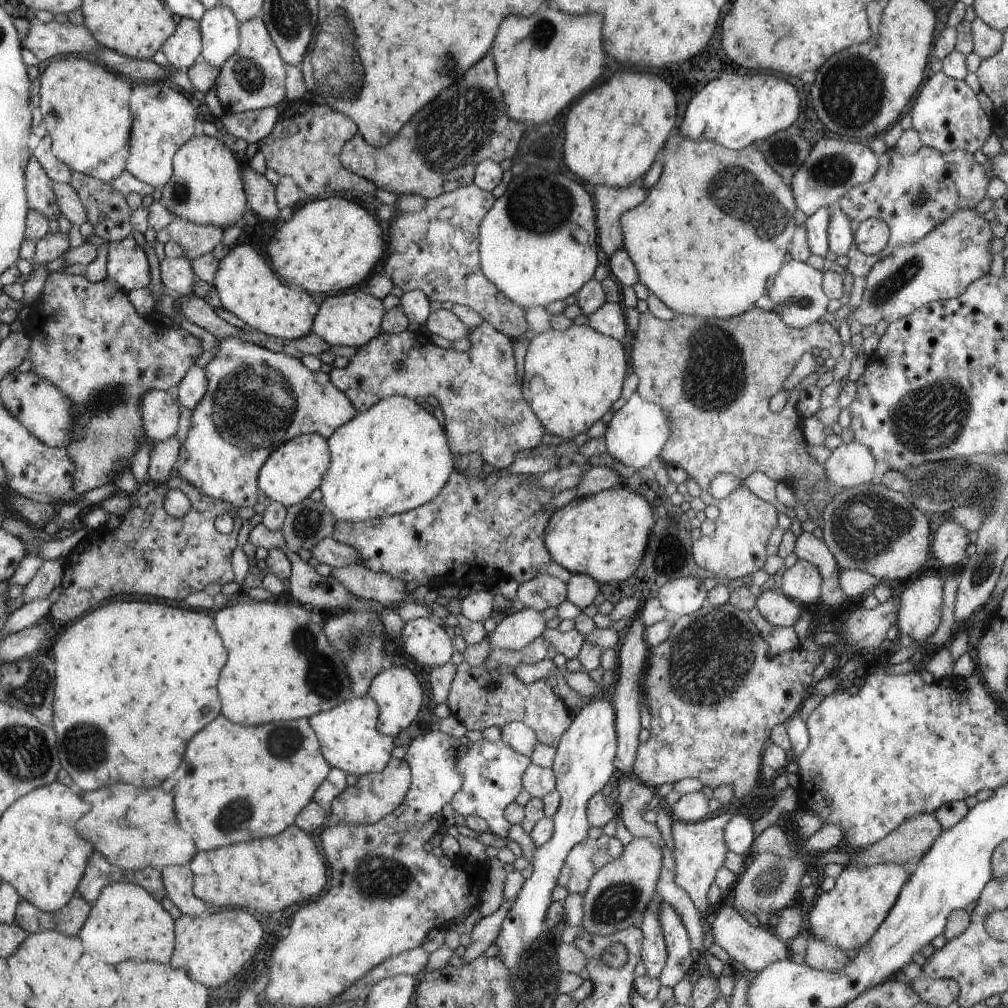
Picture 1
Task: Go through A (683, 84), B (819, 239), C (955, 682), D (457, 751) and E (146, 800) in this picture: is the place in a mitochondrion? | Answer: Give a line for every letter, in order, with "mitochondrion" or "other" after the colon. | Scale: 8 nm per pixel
A: other
B: other
C: other
D: other
E: other

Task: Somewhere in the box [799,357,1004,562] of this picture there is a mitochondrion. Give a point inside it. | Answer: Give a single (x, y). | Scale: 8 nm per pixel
(923, 422)

